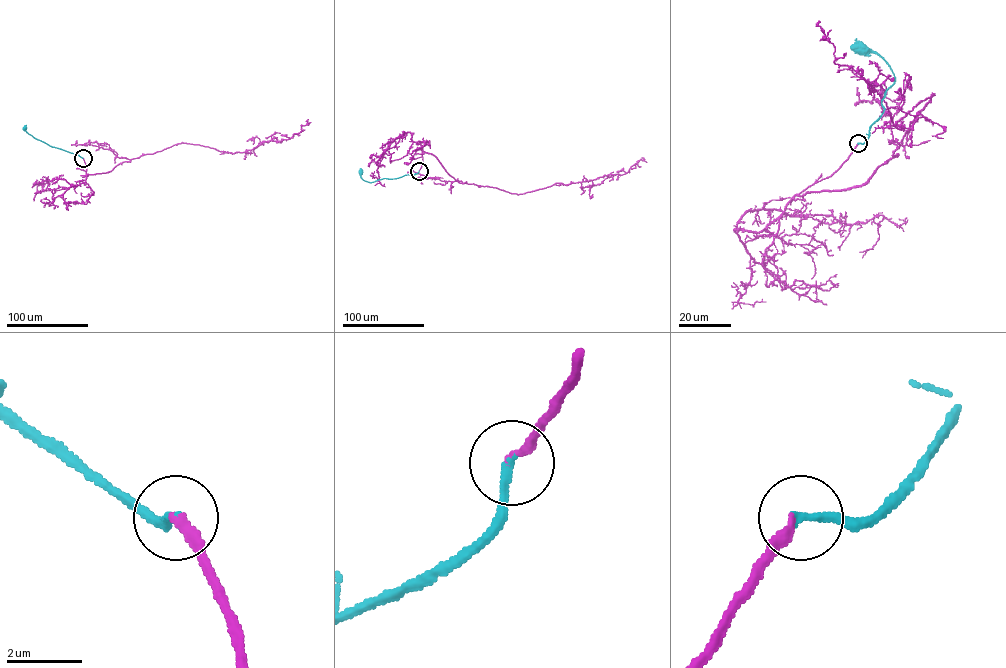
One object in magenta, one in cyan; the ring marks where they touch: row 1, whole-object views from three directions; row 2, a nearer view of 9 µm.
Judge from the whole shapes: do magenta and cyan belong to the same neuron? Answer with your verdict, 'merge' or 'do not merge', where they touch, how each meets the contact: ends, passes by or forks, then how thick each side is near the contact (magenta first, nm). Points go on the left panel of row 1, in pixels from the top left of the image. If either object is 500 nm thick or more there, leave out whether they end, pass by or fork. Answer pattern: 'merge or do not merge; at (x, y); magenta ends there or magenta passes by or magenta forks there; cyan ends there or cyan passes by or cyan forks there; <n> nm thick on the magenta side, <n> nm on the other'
merge; at (83, 158); magenta ends there; cyan ends there; 280 nm thick on the magenta side, 220 nm on the other

